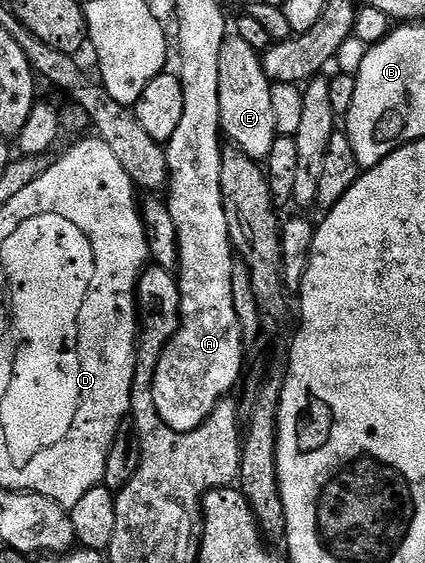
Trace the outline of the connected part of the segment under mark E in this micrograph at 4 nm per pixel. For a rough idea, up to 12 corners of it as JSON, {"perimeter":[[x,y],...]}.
{"perimeter":[[238,34],[221,46],[221,129],[263,162],[276,138],[272,80]]}

